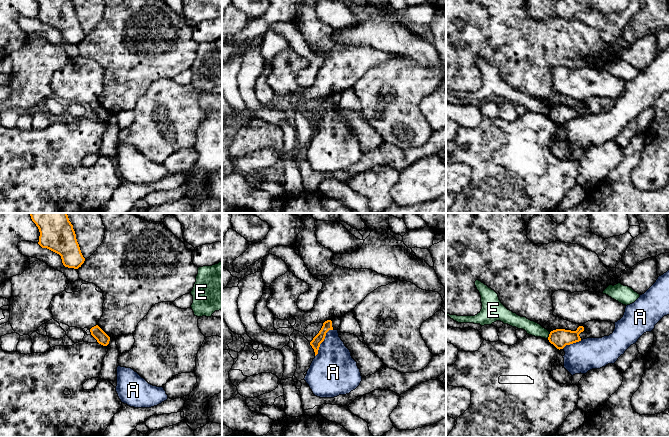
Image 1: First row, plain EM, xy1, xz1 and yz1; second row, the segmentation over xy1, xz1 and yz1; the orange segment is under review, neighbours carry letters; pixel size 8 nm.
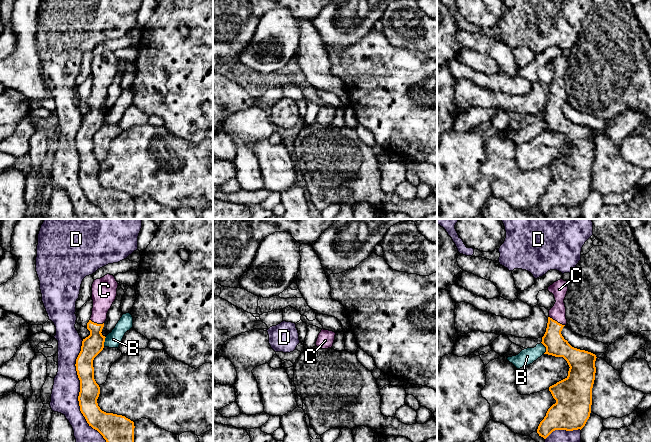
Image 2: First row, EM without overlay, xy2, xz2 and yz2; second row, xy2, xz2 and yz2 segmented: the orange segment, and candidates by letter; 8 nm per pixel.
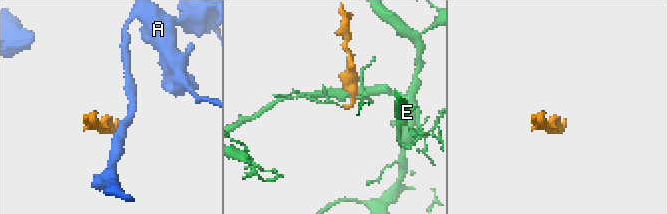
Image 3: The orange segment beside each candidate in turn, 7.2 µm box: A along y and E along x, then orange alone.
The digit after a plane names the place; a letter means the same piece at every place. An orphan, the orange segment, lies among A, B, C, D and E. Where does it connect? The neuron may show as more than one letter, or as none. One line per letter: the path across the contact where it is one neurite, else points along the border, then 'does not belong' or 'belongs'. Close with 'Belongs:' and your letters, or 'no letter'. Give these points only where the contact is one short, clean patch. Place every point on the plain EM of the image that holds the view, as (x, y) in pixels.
A: border along xz1 (332, 105), (326, 109), (315, 132); does not belong
B: border along yz2 (541, 118), (545, 123), (544, 129); does not belong
C: runs through yz2 (556, 121), (556, 97), (558, 88); belongs
D: does not belong
E: does not belong
Belongs: C

